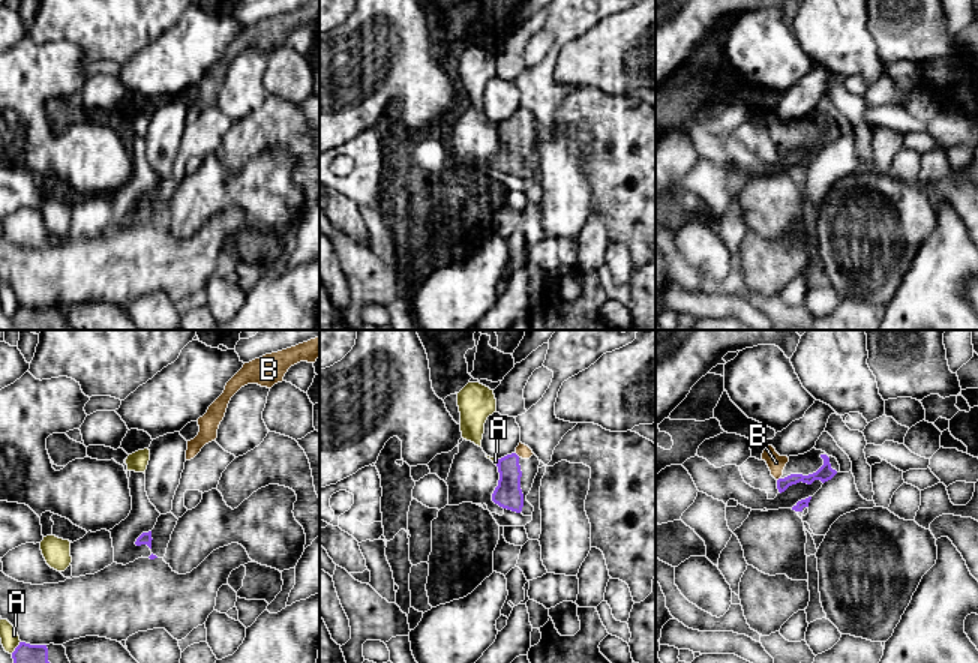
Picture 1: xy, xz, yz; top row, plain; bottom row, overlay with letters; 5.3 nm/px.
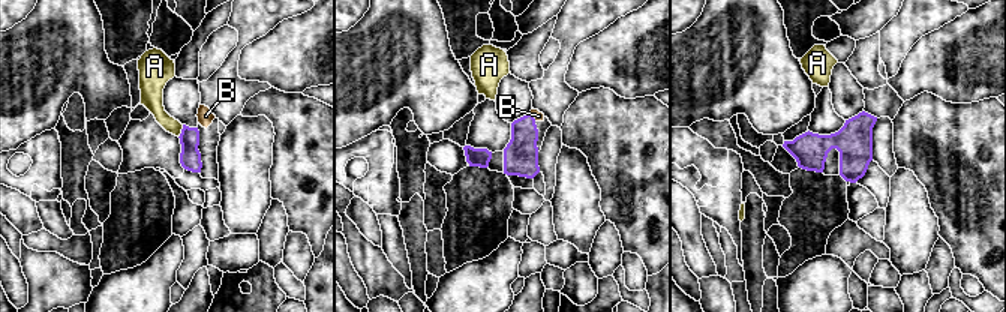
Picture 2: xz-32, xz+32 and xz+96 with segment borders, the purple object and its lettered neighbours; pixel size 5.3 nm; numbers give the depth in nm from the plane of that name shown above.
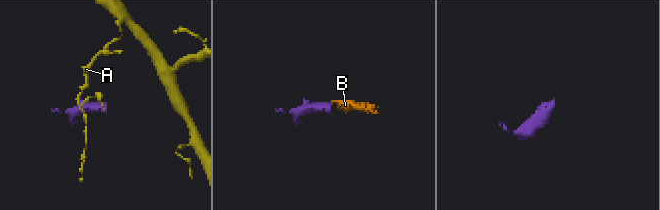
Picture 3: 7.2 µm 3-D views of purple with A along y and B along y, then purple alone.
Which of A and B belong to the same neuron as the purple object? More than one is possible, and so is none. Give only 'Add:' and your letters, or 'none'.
Add: B

